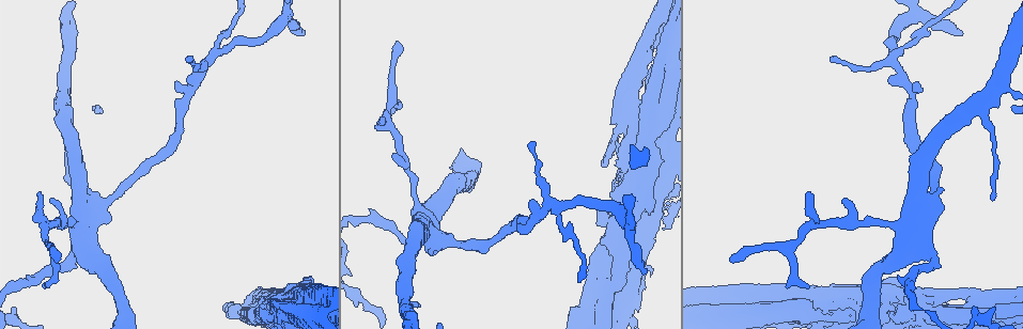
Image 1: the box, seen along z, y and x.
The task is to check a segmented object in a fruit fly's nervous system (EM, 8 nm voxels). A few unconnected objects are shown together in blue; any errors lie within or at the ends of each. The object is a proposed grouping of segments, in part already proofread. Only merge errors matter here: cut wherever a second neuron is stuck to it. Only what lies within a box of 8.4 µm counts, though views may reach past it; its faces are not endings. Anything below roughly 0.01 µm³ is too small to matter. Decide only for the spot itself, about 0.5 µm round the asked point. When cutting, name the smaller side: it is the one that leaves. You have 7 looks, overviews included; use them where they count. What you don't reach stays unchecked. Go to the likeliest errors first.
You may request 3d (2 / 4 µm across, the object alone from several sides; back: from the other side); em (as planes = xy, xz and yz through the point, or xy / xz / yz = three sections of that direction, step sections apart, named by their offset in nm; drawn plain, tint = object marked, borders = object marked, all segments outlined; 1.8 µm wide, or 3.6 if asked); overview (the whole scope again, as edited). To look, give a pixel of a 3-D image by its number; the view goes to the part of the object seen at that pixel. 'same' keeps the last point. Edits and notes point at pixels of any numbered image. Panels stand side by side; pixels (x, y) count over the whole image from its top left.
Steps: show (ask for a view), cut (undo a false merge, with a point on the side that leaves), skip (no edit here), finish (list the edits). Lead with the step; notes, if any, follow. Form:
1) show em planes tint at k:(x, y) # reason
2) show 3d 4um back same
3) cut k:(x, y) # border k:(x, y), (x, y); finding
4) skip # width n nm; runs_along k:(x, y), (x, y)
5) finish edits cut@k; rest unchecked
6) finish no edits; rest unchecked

show 3d 4um at 1:(214, 56) # thick turns thin

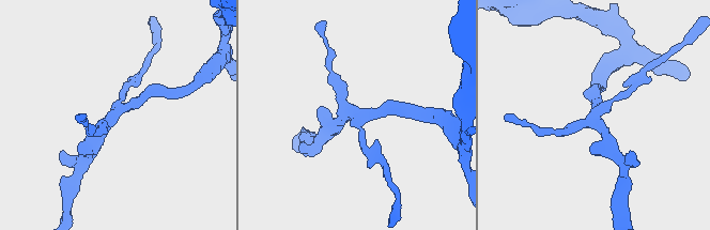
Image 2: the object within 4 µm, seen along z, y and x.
show em xy step 8 tint at 2:(118, 113) # need the tissue

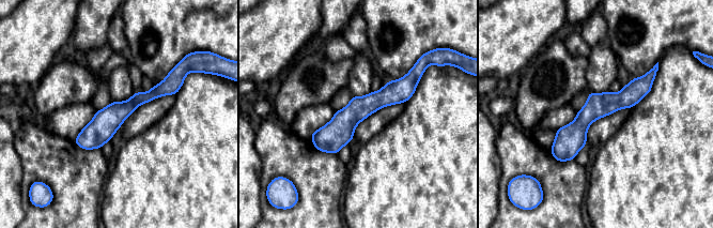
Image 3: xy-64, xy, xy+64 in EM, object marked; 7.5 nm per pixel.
show em planes tint same # cut it another way

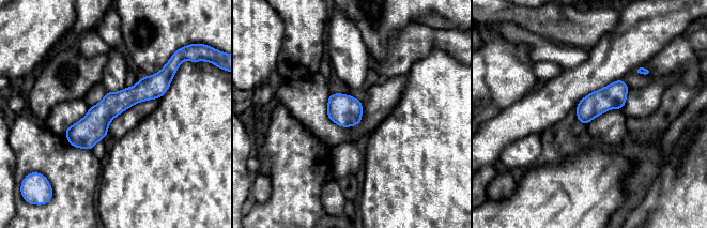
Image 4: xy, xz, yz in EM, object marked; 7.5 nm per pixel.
skip # runs_along 4:(167, 78), (114, 103), (70, 138); all the same neuron

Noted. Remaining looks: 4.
show em 3.6um planes tint at 1:(606, 298) # four arms meet

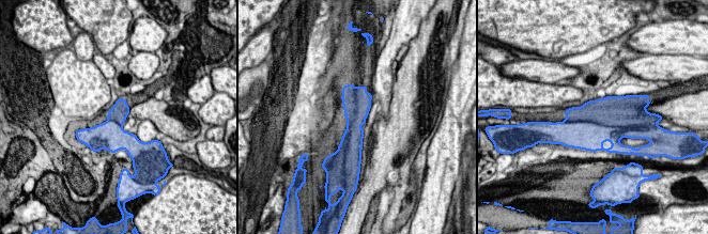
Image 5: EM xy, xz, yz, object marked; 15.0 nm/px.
cut 5:(590, 110) # border 5:(564, 121), (593, 122); a second neuron is stuck on

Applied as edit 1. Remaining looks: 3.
show 3d 4um at 1:(664, 166) # sudden change in width

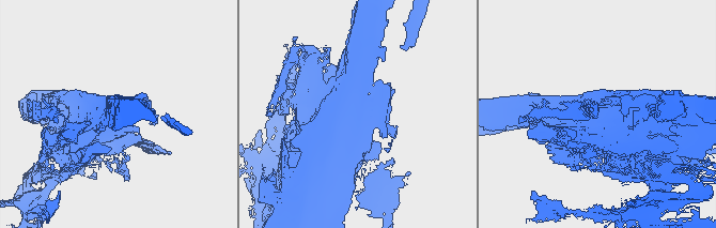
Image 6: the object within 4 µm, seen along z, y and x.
show em 3.6um planes tint at 6:(358, 114)

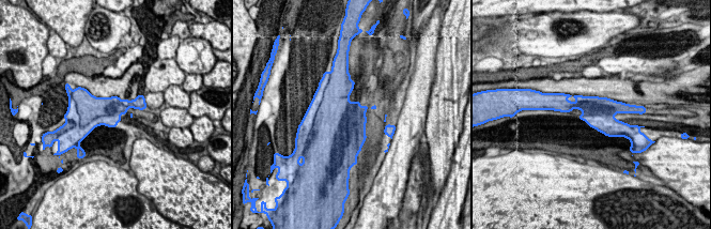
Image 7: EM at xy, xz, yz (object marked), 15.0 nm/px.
skip # all the same neuron

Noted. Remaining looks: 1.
finish edits cut@5; rest unchecked

